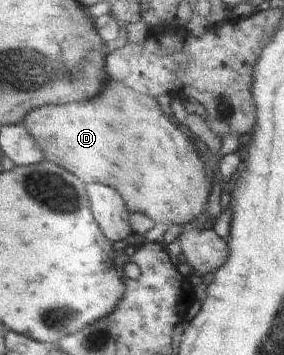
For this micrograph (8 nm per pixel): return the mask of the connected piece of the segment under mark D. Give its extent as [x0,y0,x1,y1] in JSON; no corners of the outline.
[22,79,211,225]

